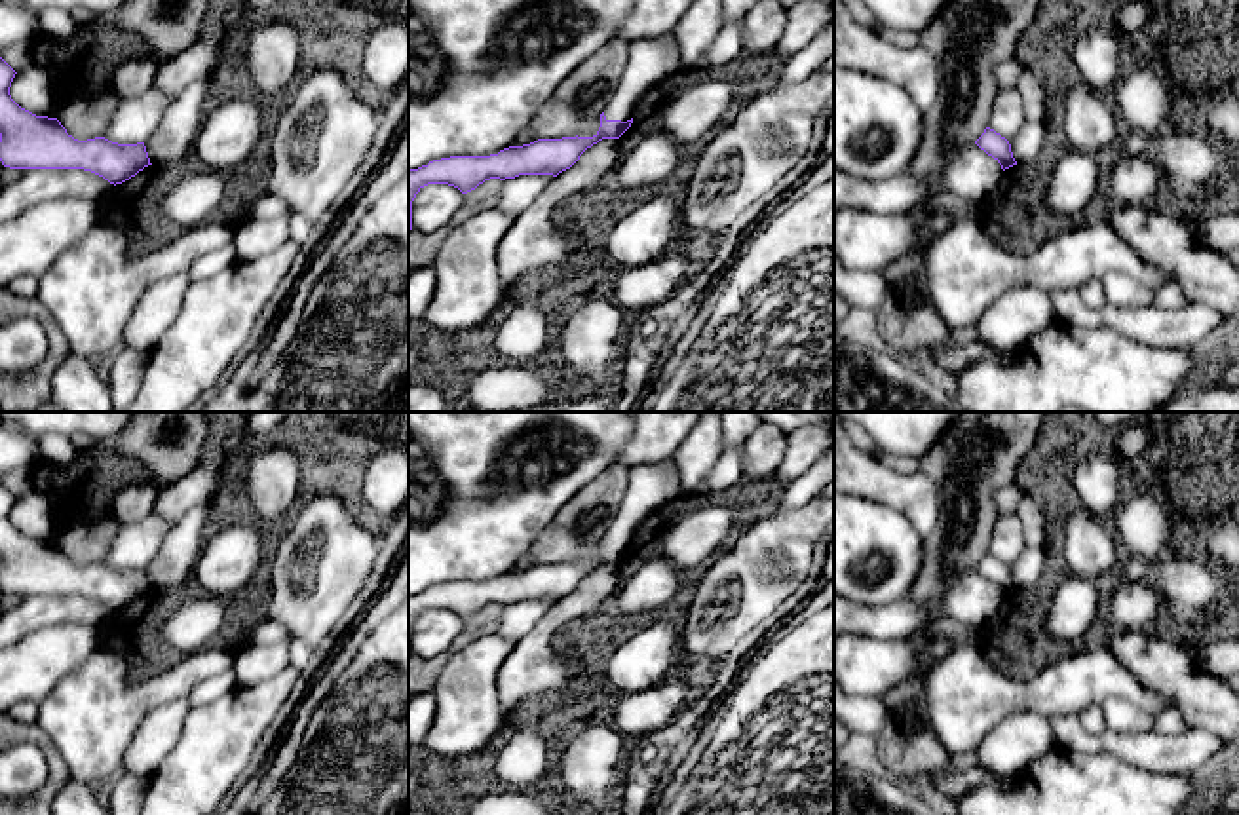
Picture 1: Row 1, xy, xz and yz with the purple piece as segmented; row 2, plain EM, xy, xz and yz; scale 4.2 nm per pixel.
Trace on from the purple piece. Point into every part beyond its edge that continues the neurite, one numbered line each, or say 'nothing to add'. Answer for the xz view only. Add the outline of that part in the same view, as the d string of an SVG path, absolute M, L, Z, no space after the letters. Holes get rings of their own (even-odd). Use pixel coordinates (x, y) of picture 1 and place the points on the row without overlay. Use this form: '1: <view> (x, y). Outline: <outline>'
1: xz (650, 489). Outline: M675 464L639 465L629 471L621 507L604 536L606 545L627 547L640 536L642 524L682 494Z

